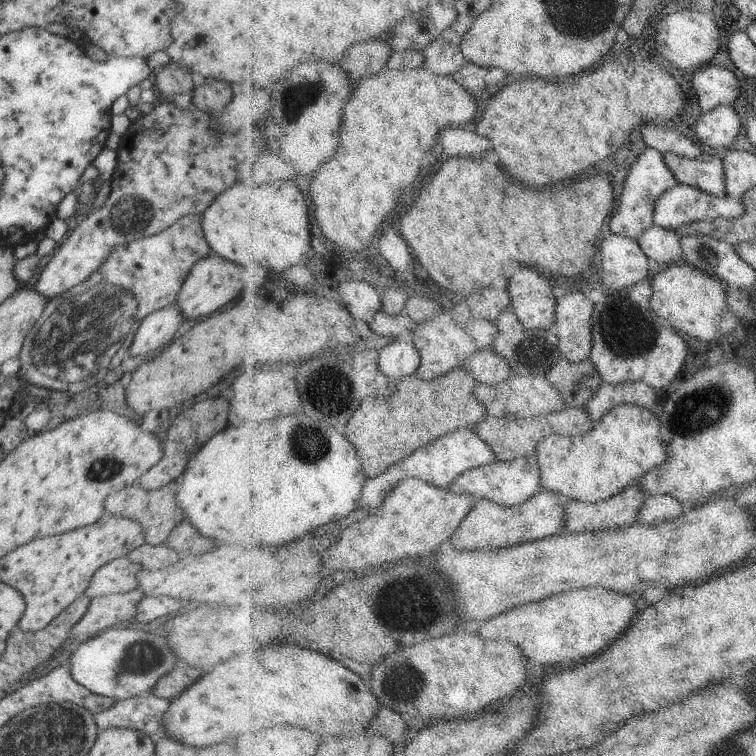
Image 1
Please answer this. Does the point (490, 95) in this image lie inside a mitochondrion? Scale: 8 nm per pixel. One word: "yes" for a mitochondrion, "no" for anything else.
no

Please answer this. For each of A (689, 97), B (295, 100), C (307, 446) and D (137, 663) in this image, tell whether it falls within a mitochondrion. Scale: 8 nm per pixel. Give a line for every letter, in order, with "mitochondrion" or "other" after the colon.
A: other
B: mitochondrion
C: mitochondrion
D: mitochondrion

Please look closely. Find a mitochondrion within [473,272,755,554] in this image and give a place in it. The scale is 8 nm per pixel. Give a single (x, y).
(693, 415)

